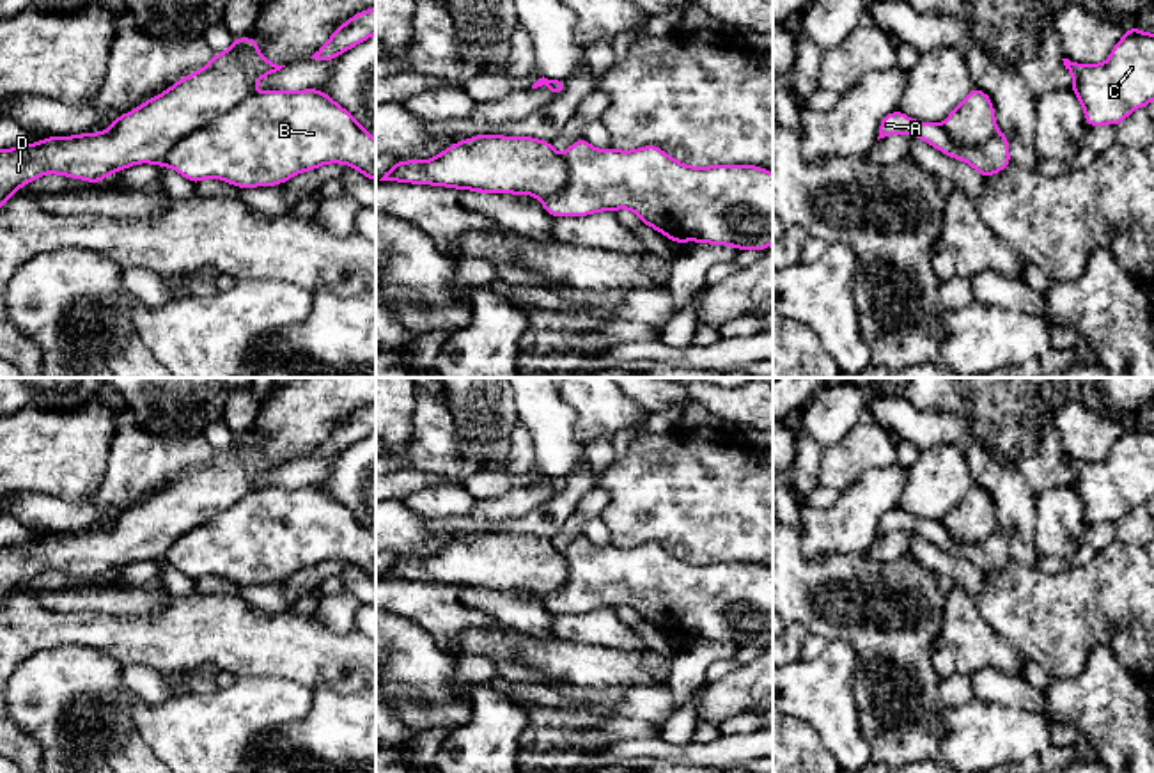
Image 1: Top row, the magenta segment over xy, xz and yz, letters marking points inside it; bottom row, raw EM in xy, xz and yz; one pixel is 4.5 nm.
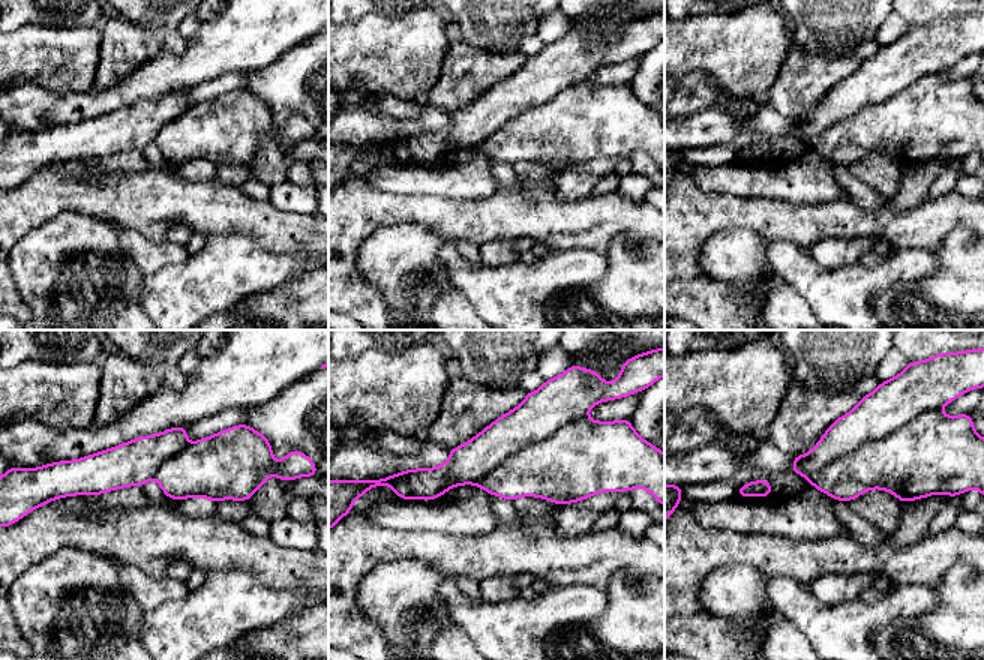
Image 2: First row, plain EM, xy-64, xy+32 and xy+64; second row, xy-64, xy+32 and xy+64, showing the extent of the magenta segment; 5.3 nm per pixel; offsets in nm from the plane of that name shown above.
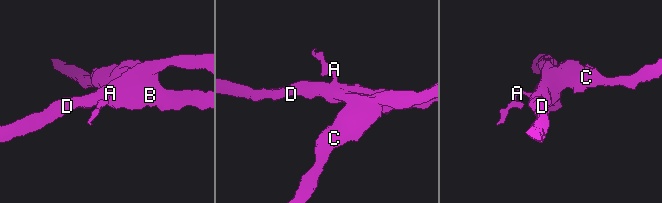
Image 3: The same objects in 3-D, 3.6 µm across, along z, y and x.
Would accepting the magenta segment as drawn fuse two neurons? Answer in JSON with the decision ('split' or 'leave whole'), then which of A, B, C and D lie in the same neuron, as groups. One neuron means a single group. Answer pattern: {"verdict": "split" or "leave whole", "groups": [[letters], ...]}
{"verdict": "split", "groups": [["A", "B", "C"], ["D"]]}

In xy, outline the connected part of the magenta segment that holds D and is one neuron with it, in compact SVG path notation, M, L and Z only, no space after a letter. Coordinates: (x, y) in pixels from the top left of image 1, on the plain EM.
M238 434L232 443L216 450L211 459L175 479L167 489L147 496L142 504L113 516L108 528L76 534L50 534L46 537L0 548L0 605L23 582L50 569L97 582L106 573L136 560L163 560L167 550L188 530L206 523L218 512L236 505L252 493L255 480L285 463L277 463L259 452L252 434Z

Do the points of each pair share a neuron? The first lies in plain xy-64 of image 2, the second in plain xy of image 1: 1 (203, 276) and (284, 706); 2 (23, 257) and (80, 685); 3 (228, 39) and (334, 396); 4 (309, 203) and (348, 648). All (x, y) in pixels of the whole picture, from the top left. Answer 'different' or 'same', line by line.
1: same
2: same
3: same
4: different

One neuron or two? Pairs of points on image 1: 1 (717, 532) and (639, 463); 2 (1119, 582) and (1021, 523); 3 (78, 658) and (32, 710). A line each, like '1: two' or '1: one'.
1: one
2: two
3: one

